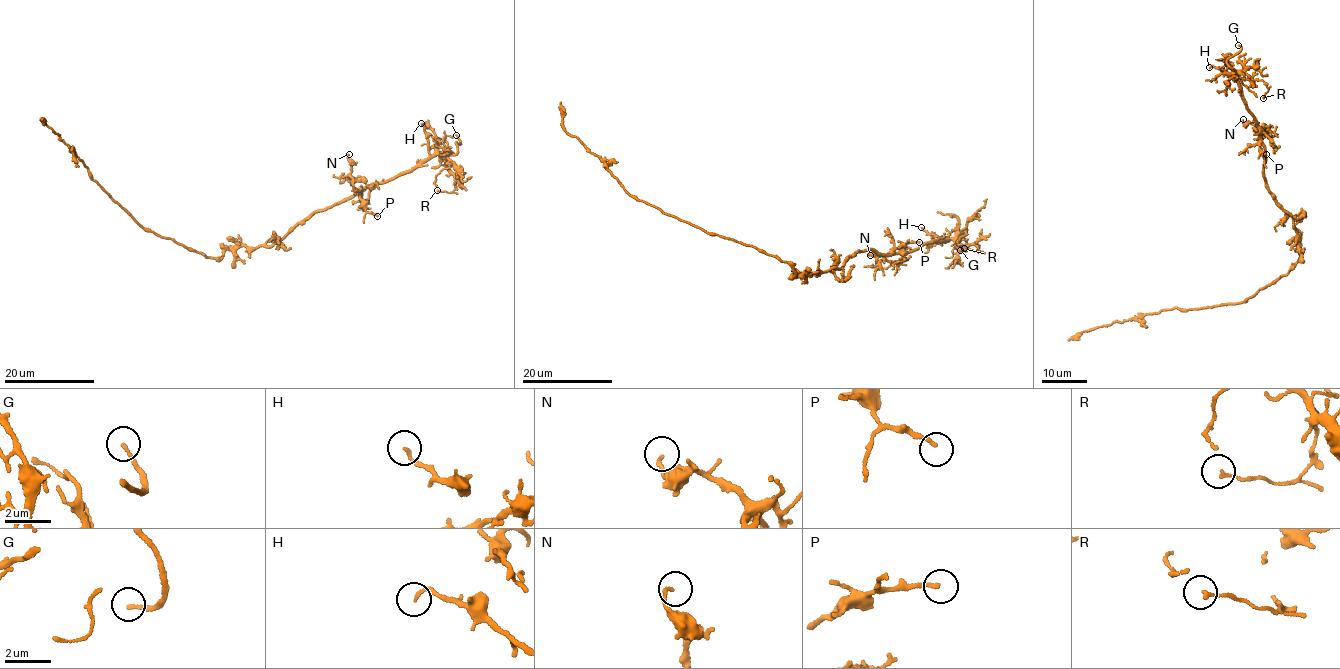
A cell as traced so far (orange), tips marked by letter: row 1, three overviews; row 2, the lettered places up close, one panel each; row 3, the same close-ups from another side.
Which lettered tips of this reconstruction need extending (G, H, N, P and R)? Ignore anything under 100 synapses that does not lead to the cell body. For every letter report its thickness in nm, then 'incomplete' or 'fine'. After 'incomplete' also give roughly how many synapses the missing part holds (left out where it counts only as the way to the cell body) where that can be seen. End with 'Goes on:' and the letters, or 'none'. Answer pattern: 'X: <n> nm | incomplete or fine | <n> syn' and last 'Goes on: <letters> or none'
G: 170 nm | incomplete
H: 160 nm | fine
N: 150 nm | fine
P: 150 nm | fine
R: 110 nm | fine
Goes on: G

